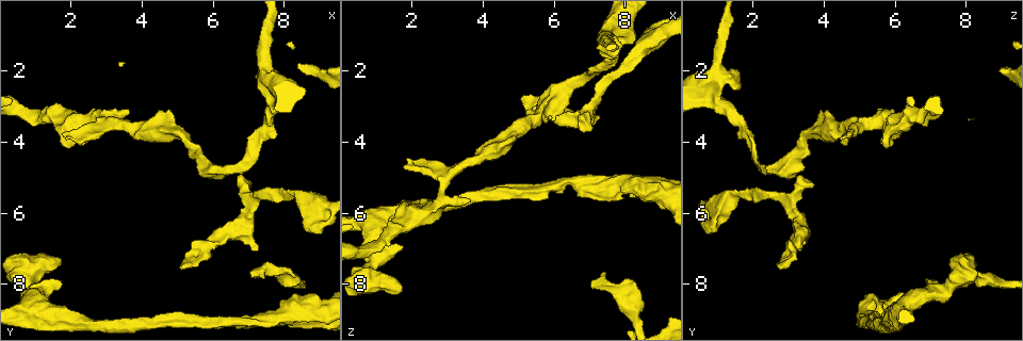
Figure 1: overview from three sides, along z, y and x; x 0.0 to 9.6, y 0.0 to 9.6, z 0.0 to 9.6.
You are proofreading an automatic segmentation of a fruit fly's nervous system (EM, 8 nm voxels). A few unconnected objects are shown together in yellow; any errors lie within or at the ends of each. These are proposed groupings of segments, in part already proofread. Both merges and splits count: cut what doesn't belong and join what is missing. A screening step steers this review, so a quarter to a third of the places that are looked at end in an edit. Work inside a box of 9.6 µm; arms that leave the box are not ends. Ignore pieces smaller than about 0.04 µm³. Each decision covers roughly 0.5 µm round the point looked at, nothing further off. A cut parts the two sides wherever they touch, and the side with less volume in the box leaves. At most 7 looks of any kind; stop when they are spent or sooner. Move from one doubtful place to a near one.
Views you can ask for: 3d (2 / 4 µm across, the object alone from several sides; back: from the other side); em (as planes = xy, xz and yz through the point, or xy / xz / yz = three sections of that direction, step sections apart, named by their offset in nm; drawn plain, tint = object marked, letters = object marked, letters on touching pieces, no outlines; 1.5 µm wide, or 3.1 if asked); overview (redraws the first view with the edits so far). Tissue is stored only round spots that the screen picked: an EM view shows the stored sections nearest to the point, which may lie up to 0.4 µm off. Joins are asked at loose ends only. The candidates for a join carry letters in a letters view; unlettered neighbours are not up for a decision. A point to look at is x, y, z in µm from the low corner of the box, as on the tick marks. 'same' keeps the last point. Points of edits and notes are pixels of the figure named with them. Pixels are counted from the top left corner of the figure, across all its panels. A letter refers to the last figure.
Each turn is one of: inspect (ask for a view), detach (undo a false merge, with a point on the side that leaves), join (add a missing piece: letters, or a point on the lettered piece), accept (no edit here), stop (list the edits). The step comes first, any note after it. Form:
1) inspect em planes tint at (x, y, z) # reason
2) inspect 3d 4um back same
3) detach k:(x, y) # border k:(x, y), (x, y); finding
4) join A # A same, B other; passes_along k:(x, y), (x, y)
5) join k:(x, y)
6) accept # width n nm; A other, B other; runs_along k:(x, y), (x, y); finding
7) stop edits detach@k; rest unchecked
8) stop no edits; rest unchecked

inspect em planes tint at (8.40, 7.75, 8.20) # branch stops here

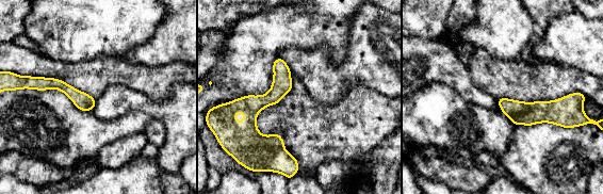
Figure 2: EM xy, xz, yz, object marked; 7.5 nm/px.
inspect em planes letters same # what lies round it

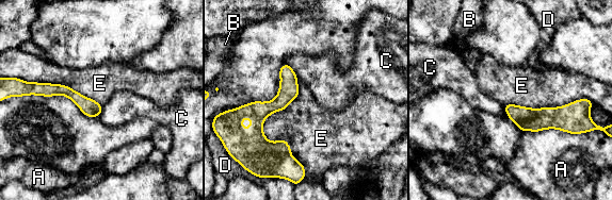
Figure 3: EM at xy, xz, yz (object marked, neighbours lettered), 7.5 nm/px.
accept # A other, B other, C other, D other, E other; border 3:(298, 79), (262, 133), (305, 173); no lettered piece goes on from it

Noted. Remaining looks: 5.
inspect em planes letters at (5.10, 7.55, 2.75) # branch stops here

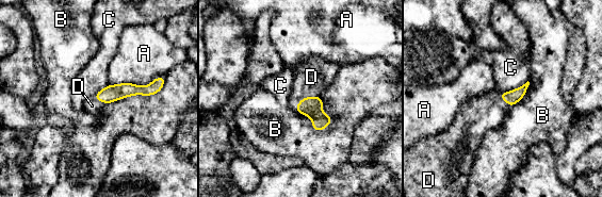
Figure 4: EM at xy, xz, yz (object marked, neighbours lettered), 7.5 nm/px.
join 4:(311, 77) # A other, B other, C other, D same; passes_along 4:(311, 107), (307, 97), (311, 77); the neuron continues

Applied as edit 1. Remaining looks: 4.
inspect overview # see it whole again

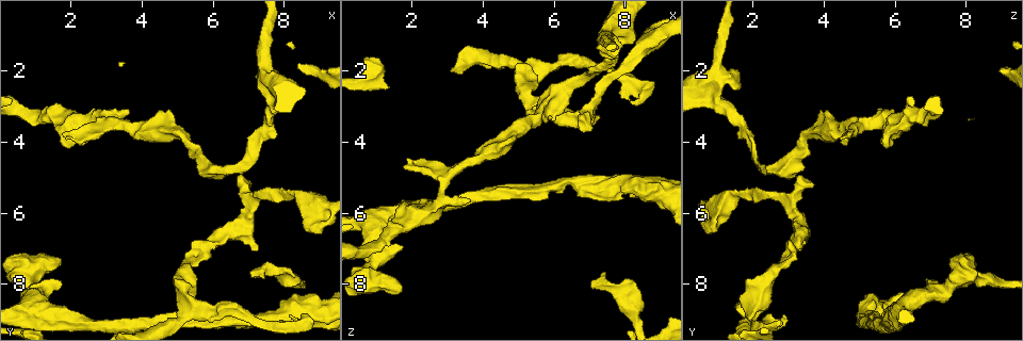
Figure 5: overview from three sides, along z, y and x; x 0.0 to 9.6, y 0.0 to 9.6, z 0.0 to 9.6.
inspect em planes letters at (1.75, 8.05, 7.05) # an open end

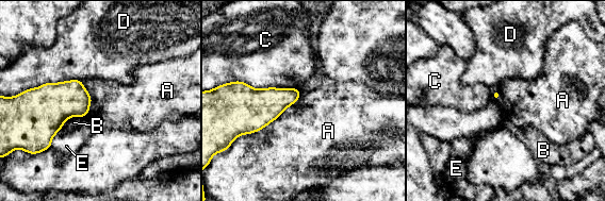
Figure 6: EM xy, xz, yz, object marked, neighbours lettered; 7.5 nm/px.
accept # A other, B other, C other, D other, E other; none of them fits

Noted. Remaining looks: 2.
stop edits join@4; rest unchecked

